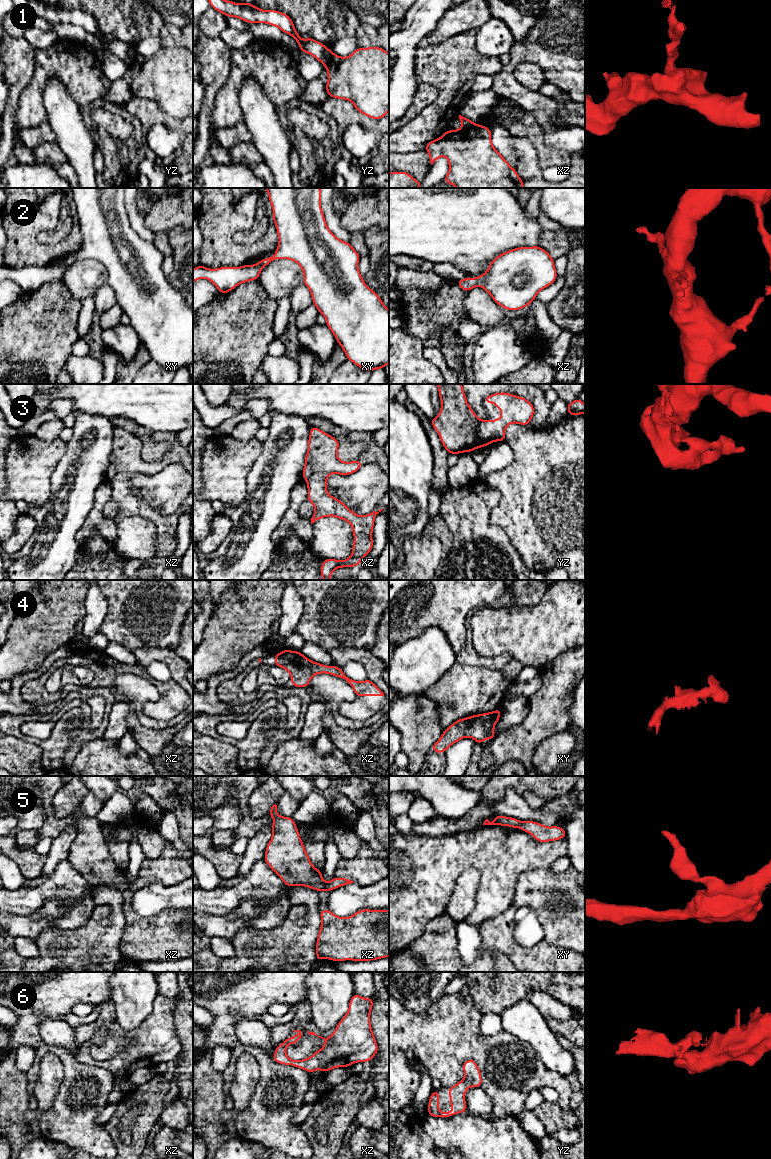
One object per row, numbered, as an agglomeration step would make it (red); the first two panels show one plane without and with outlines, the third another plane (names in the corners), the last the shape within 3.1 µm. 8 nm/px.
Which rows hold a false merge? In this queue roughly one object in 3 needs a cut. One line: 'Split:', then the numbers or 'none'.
Split: 1, 5

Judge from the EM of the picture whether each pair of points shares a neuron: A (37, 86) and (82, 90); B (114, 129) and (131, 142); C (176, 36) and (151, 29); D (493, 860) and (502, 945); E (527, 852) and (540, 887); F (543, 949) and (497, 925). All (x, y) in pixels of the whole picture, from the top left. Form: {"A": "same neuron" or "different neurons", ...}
{"A": "same neuron", "B": "different neurons", "C": "different neurons", "D": "different neurons", "E": "different neurons", "F": "same neuron"}

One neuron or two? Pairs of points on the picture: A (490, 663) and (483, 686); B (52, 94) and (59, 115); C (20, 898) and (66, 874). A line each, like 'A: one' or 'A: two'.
A: two
B: one
C: one

